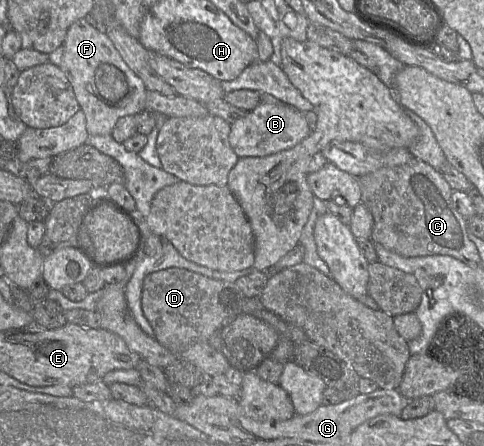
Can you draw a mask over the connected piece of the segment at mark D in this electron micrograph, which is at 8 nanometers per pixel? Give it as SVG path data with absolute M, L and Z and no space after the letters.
M168 268L147 275L141 306L154 330L154 338L174 354L197 342L208 343L218 330L225 330L240 313L245 295L235 283L211 279L183 268Z

